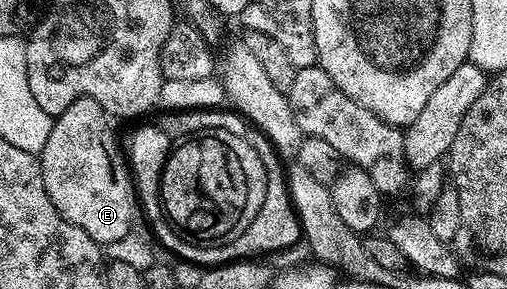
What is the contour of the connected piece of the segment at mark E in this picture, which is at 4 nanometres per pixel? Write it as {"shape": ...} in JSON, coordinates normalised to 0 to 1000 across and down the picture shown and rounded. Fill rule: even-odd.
{"shape":[[[158,336],[110,401],[101,478],[93,478],[93,505],[77,529],[85,644],[93,644],[108,727],[201,851],[243,827],[266,779],[258,599],[241,529],[239,540],[231,529],[213,422],[211,391],[187,339]]]}

